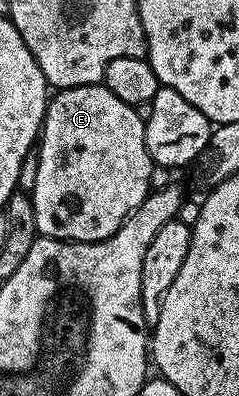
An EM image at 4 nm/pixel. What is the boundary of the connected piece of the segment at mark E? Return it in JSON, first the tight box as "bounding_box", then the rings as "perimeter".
{"bounding_box":[31,83,155,241],"perimeter":[[[103,83],[71,87],[54,92],[50,96],[45,106],[45,121],[41,125],[39,144],[35,149],[39,159],[39,171],[35,175],[35,187],[31,190],[35,223],[40,236],[54,237],[60,241],[102,241],[115,235],[115,231],[119,231],[119,227],[127,219],[127,215],[131,215],[131,211],[135,211],[135,207],[139,207],[139,203],[143,203],[145,196],[151,192],[149,180],[153,177],[155,166],[147,151],[145,123],[142,114],[137,113],[140,112],[134,106],[123,103],[123,99],[117,98],[116,95],[111,95],[111,91]]]}

